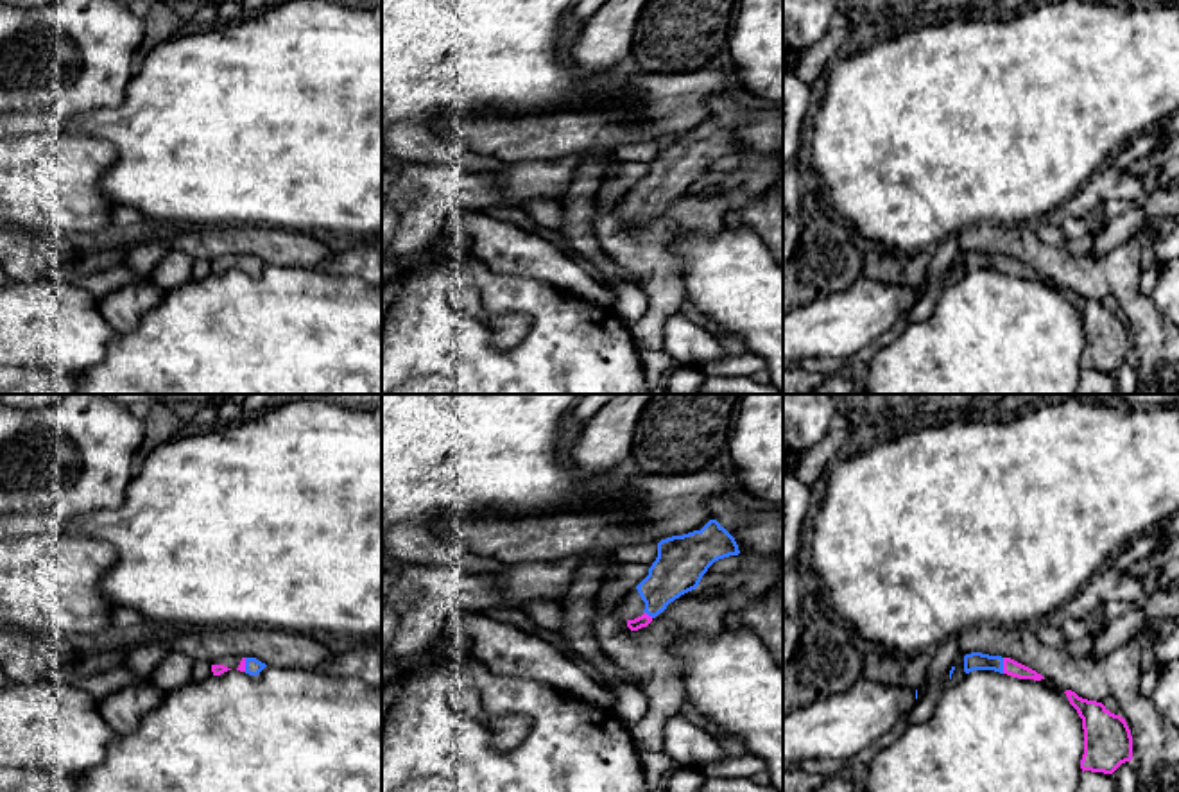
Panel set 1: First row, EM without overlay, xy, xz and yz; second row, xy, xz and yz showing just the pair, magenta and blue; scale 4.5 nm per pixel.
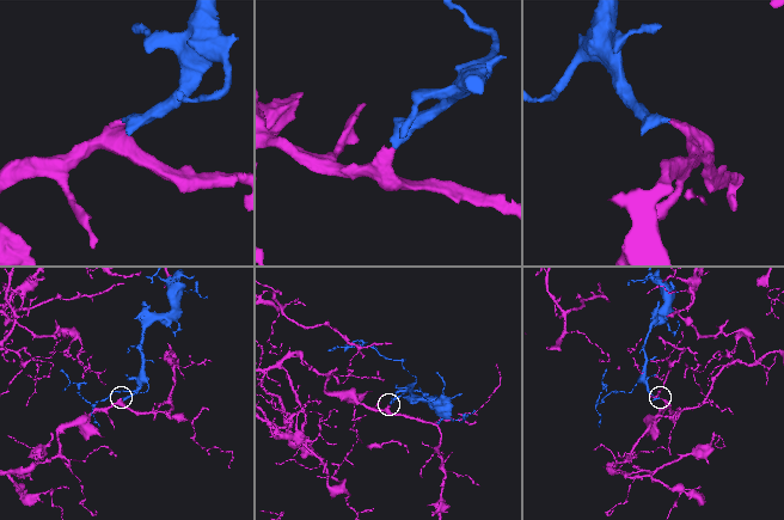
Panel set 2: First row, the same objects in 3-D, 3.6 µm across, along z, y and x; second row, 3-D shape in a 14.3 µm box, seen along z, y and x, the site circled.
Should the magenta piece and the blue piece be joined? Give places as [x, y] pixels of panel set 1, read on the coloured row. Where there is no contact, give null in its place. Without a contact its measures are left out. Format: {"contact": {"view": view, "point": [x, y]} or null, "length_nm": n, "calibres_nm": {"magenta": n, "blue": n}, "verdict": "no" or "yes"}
{"contact": {"view": "yz", "point": [1004, 665]}, "length_nm": 70, "calibres_nm": {"magenta": 70, "blue": 80}, "verdict": "yes"}

